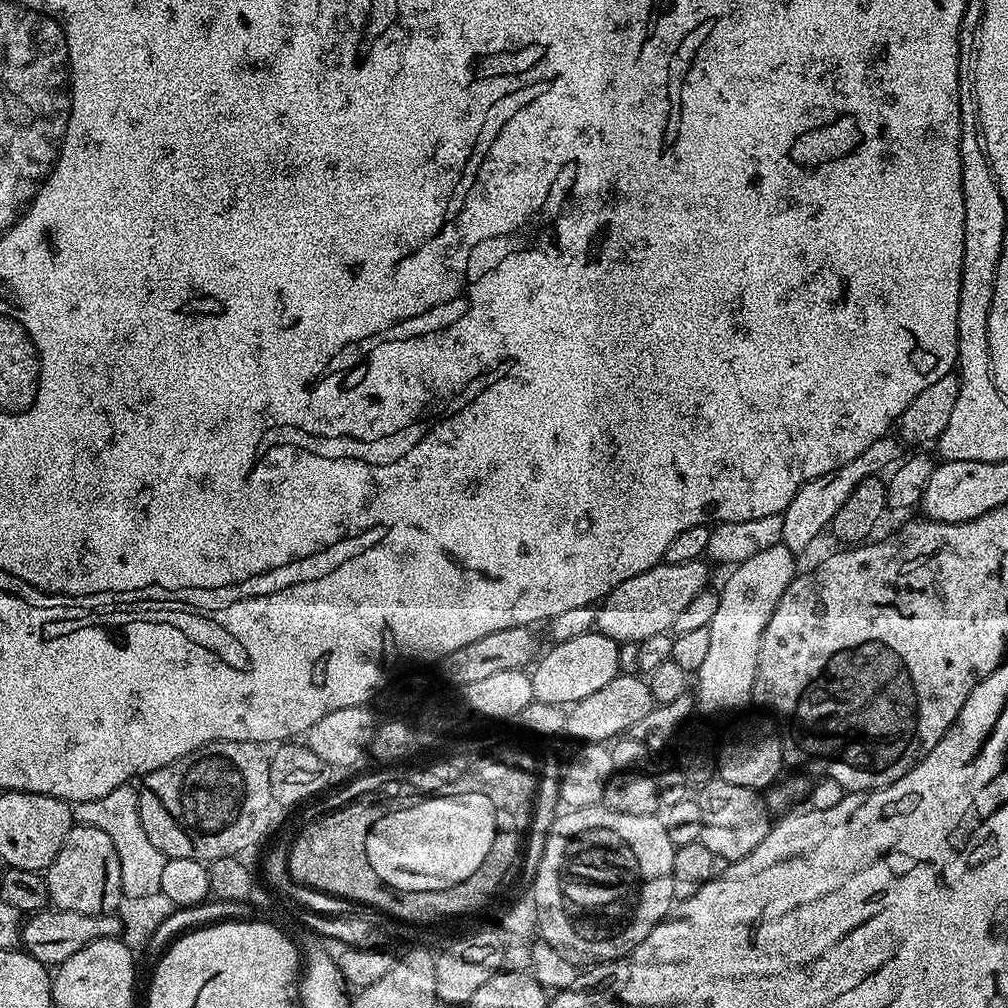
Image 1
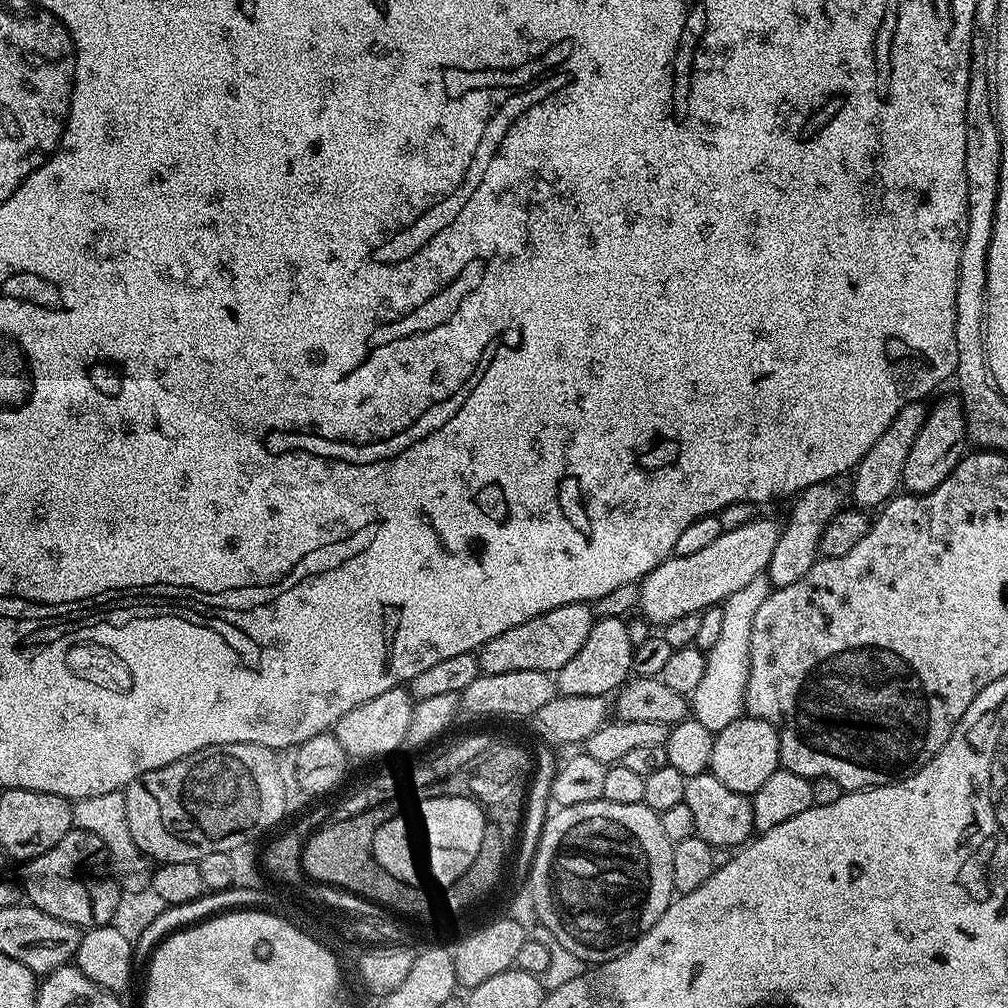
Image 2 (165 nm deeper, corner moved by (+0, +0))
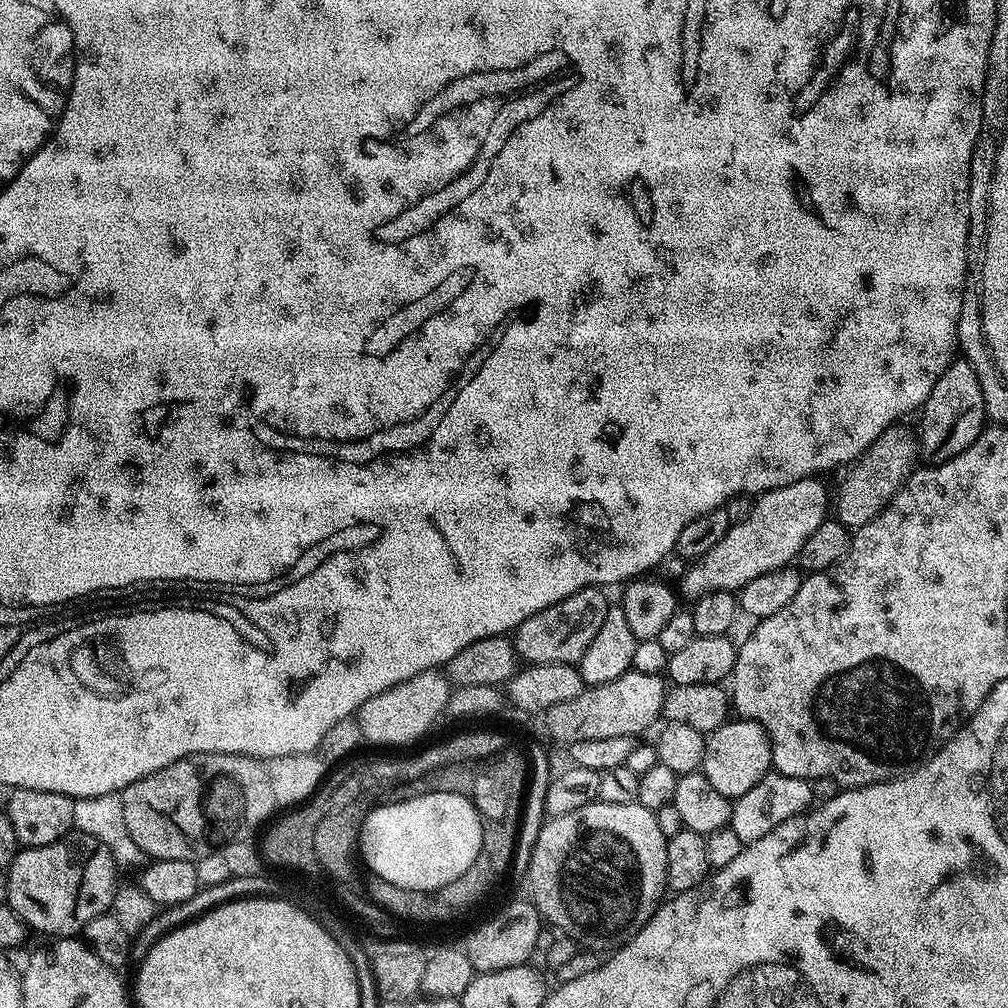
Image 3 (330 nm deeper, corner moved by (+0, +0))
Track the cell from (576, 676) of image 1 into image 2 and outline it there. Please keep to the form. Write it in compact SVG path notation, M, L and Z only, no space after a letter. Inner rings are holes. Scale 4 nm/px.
M599 618L593 623L582 650L554 674L561 696L608 696L629 679L632 672L632 649L627 623L621 618Z

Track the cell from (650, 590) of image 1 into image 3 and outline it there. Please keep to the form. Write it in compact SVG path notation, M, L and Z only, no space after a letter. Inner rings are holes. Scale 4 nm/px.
M820 478L799 480L790 482L790 486L782 486L757 495L750 510L750 518L746 518L746 522L733 524L726 538L722 538L722 542L718 542L714 550L701 556L689 567L682 581L689 601L694 602L707 592L739 593L740 588L746 586L746 582L754 582L754 578L762 578L762 574L778 572L781 568L789 567L799 557L802 546L806 546L806 538L810 538L810 534L814 534L814 530L818 530L818 526L822 526L822 522L829 519L830 492L828 496L828 488L822 481Z

